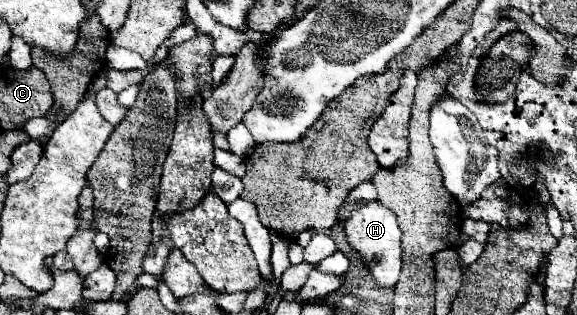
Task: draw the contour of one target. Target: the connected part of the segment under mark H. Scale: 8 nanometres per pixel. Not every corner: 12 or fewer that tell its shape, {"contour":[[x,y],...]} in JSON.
{"contour":[[368,202],[344,222],[378,288],[400,278],[396,216]]}

